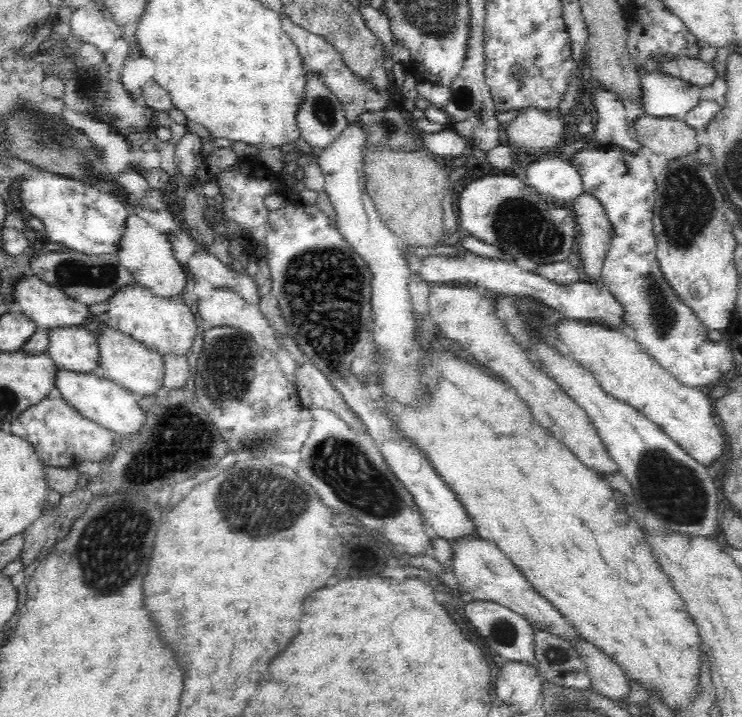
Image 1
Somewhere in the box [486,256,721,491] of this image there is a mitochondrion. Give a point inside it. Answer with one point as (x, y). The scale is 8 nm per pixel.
(663, 316)

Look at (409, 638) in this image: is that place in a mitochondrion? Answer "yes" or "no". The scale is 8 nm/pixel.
no

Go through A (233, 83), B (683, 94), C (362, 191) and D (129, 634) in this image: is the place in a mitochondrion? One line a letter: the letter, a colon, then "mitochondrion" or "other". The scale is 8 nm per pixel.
A: other
B: other
C: other
D: other

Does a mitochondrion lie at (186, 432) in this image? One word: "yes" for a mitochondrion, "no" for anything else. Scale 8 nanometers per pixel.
yes

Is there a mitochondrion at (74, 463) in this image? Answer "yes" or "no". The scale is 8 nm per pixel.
no

